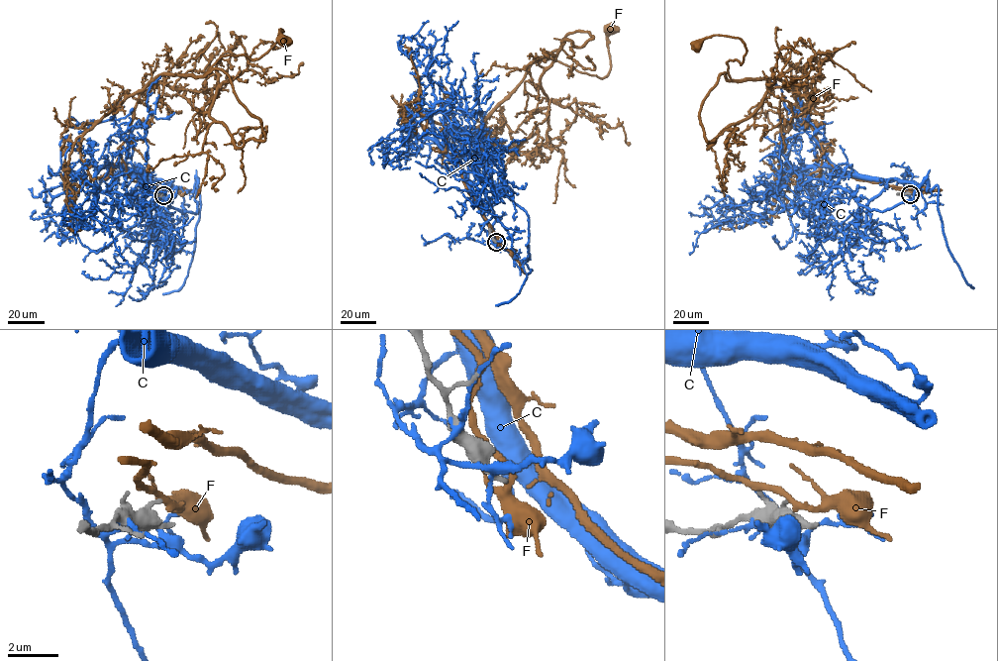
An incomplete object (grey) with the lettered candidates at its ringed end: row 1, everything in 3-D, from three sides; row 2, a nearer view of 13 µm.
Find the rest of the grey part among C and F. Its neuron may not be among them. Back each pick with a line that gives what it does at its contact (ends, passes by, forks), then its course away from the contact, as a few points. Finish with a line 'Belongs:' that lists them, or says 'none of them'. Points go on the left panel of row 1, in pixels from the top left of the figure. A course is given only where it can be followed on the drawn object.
Belongs: none of them

